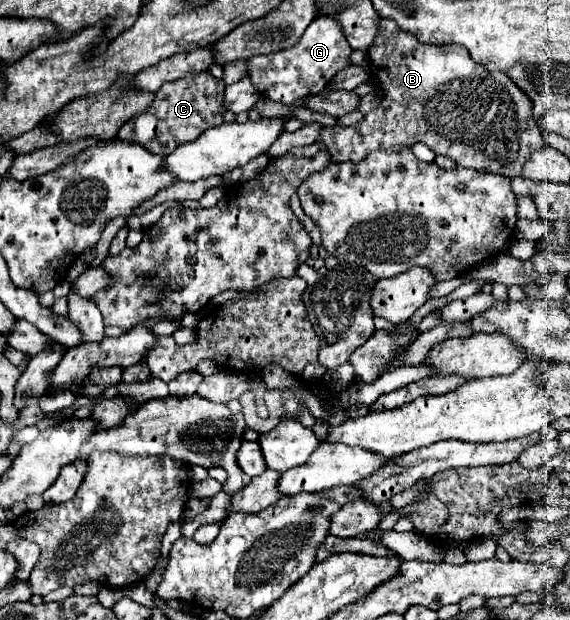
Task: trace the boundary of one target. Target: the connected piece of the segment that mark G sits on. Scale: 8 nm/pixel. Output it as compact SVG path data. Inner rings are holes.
M316 18L310 22L310 26L306 28L306 32L298 40L298 44L294 44L294 48L274 52L274 58L272 56L254 56L248 62L250 80L260 90L262 96L266 96L274 102L292 104L306 96L320 94L328 86L328 82L334 78L334 74L348 66L350 54L352 54L352 50L350 50L350 46L346 46L346 38L342 38L342 30L338 30L338 22L334 22L334 18Z

